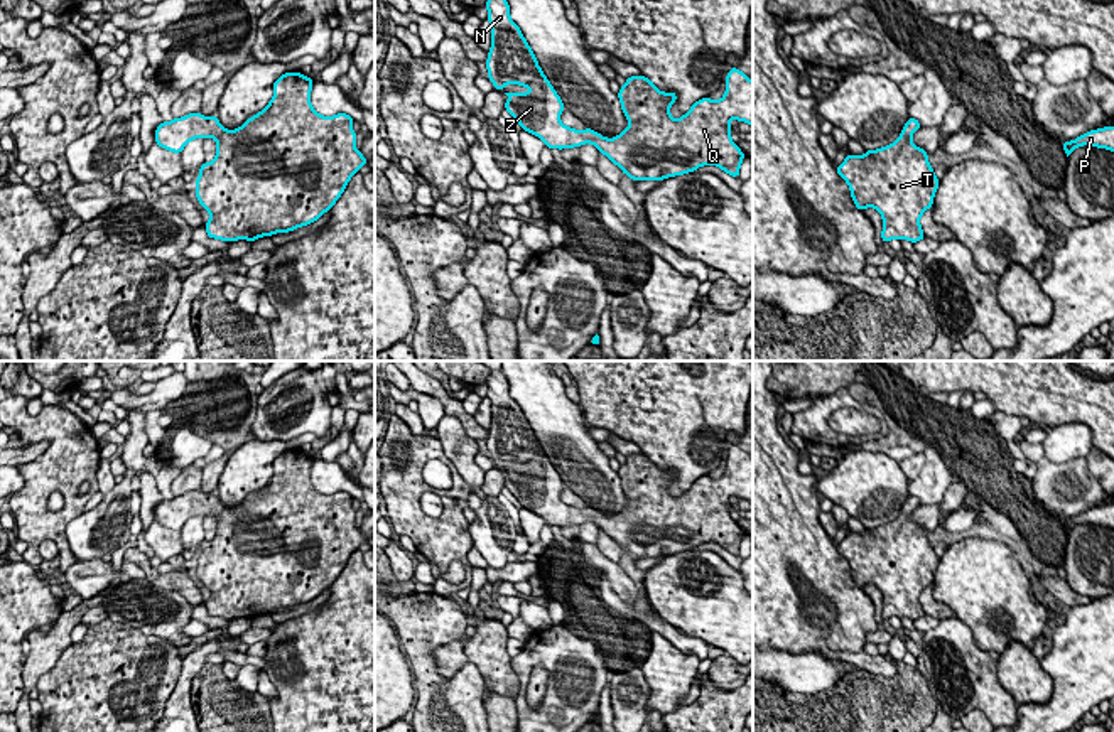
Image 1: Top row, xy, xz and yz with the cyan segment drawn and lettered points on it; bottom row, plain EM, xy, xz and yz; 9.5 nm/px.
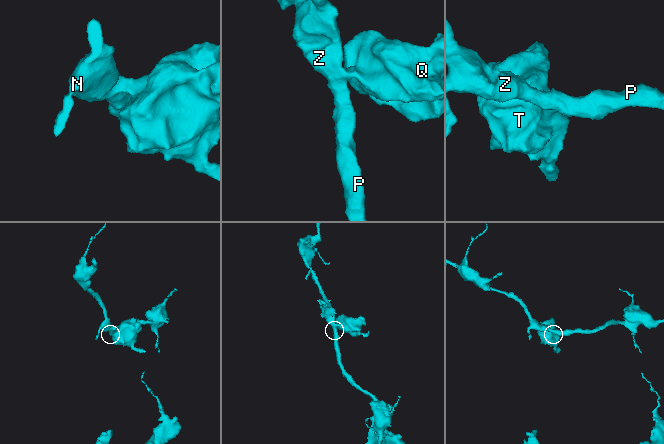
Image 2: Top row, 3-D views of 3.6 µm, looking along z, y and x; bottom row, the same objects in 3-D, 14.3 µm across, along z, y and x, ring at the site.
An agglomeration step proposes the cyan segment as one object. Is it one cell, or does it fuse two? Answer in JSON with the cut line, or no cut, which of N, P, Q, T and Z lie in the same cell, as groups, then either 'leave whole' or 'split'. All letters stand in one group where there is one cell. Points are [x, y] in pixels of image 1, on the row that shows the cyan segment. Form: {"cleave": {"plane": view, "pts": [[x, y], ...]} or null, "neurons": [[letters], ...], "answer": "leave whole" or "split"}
{"cleave": null, "neurons": [["N", "P", "Q", "T", "Z"]], "answer": "leave whole"}

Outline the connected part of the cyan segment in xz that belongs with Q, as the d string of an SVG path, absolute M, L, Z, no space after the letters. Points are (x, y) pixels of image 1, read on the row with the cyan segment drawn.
M488 0L486 8L486 19L491 24L491 49L486 61L488 78L496 91L503 91L505 84L520 84L532 89L530 93L505 93L508 96L505 110L520 123L522 130L542 138L549 148L562 150L592 143L633 180L662 180L694 172L709 164L717 165L733 177L739 177L739 167L746 155L731 140L729 120L736 118L753 126L753 81L744 73L731 67L724 79L724 96L719 101L712 101L709 96L699 100L679 120L670 116L670 106L677 100L677 93L662 93L645 76L626 78L626 84L621 86L618 98L630 126L618 137L606 138L591 128L579 132L560 121L565 105L540 69L522 30L510 19L508 2Z

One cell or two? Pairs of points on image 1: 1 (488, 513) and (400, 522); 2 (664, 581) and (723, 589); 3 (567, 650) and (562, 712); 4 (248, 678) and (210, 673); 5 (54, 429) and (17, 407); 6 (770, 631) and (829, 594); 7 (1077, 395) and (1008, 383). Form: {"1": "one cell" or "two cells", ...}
{"1": "two cells", "2": "one cell", "3": "one cell", "4": "two cells", "5": "one cell", "6": "one cell", "7": "one cell"}

